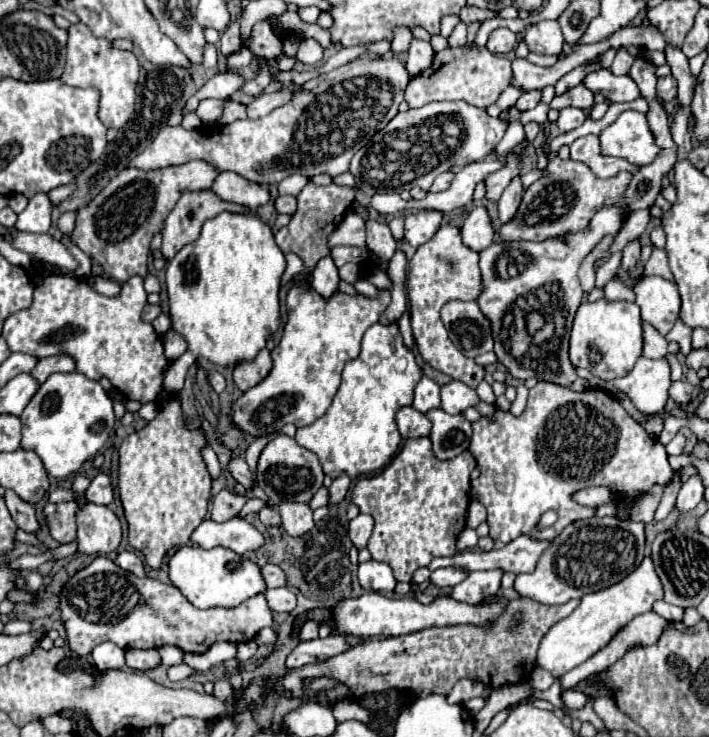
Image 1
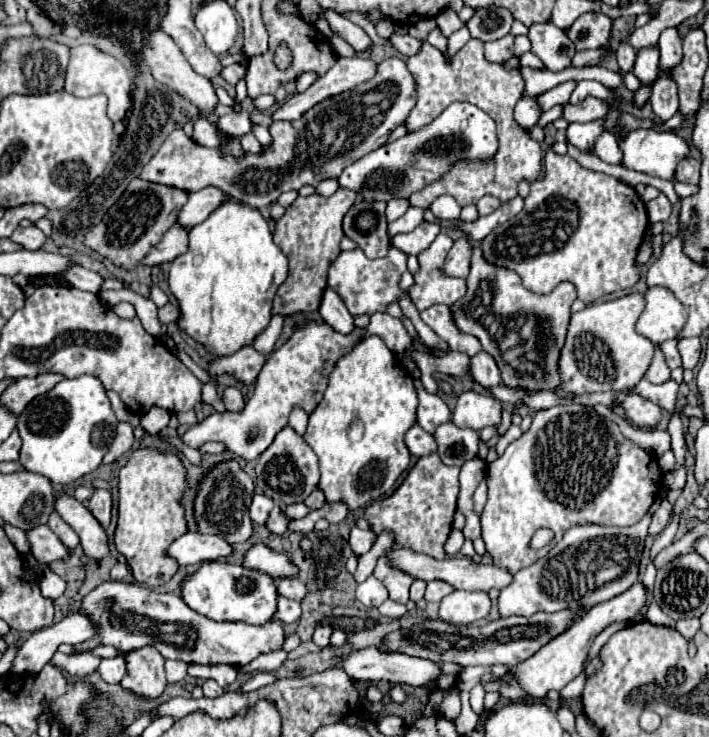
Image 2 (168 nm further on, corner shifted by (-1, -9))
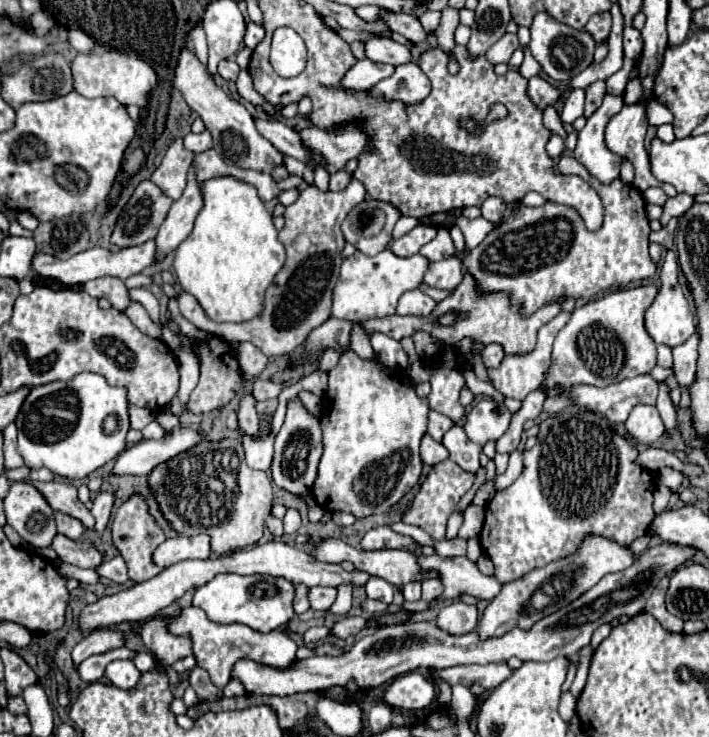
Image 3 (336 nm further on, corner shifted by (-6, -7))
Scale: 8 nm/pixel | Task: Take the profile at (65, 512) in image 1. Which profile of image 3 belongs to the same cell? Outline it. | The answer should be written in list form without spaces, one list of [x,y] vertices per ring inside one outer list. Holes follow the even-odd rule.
[[[55,512],[55,522],[57,522],[59,534],[65,534],[71,540],[79,540],[83,536],[83,532],[85,532],[85,528],[83,528],[83,524],[79,520],[75,520],[75,518],[71,518],[71,516],[63,514],[63,512]]]

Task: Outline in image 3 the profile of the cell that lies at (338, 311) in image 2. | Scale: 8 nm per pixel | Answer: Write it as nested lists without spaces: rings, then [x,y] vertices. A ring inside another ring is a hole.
[[[353,322],[353,328],[351,328],[351,350],[357,352],[361,358],[373,358],[375,356],[371,342],[369,342],[369,336],[365,334],[365,330],[359,322]]]

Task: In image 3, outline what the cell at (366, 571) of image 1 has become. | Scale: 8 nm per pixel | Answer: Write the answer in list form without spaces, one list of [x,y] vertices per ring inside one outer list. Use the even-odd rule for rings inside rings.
[[[371,576],[369,582],[365,584],[365,590],[367,590],[367,596],[373,598],[373,600],[383,600],[383,602],[389,602],[393,600],[393,592],[395,592],[395,586],[385,582],[383,578],[377,578],[377,576]]]

